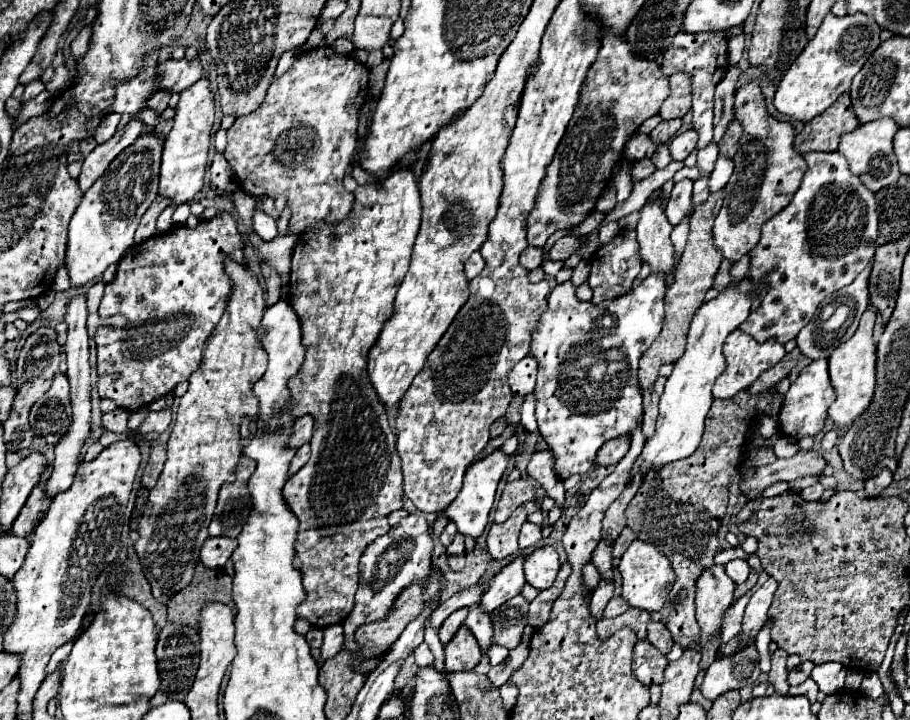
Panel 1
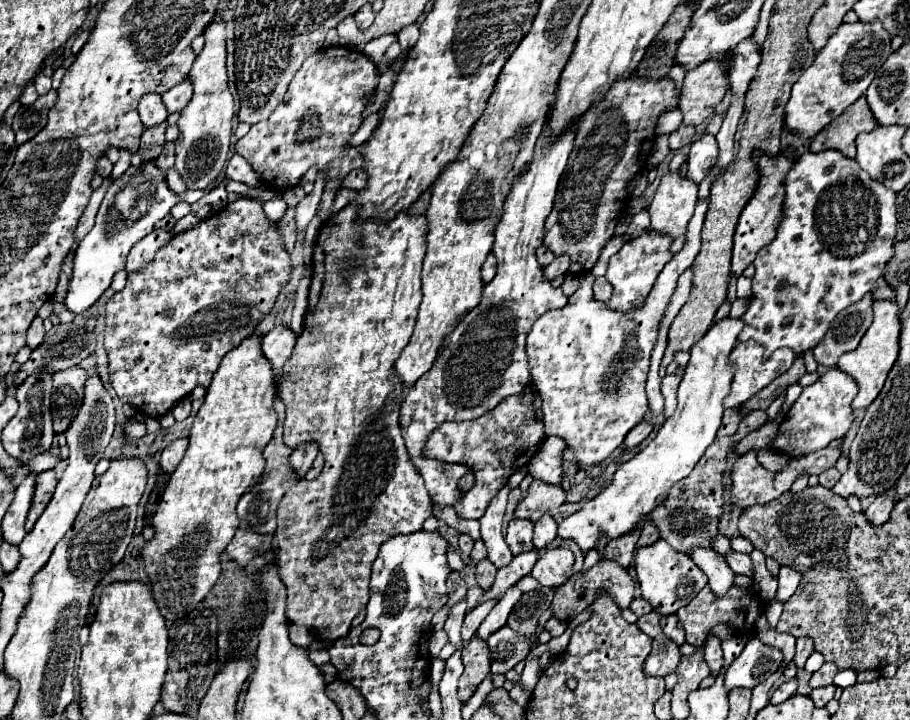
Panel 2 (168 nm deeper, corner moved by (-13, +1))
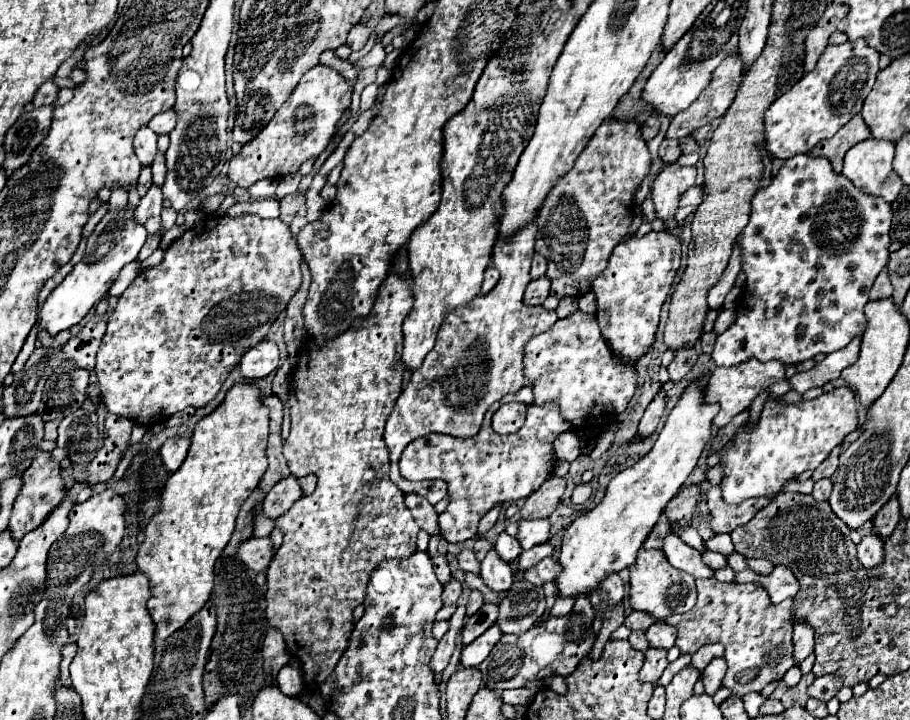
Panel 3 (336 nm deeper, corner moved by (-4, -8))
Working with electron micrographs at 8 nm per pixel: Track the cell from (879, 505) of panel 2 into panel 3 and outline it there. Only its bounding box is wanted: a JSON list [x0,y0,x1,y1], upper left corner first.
[857,529,883,569]

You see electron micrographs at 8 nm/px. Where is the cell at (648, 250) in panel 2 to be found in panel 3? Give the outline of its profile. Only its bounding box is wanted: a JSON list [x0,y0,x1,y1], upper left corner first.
[593,231,681,363]

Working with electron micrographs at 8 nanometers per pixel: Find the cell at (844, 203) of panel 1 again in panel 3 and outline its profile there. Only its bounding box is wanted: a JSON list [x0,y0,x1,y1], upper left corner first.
[711,155,891,365]

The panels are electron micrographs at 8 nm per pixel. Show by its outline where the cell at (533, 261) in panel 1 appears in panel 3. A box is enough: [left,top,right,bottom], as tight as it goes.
[531,253,547,279]

